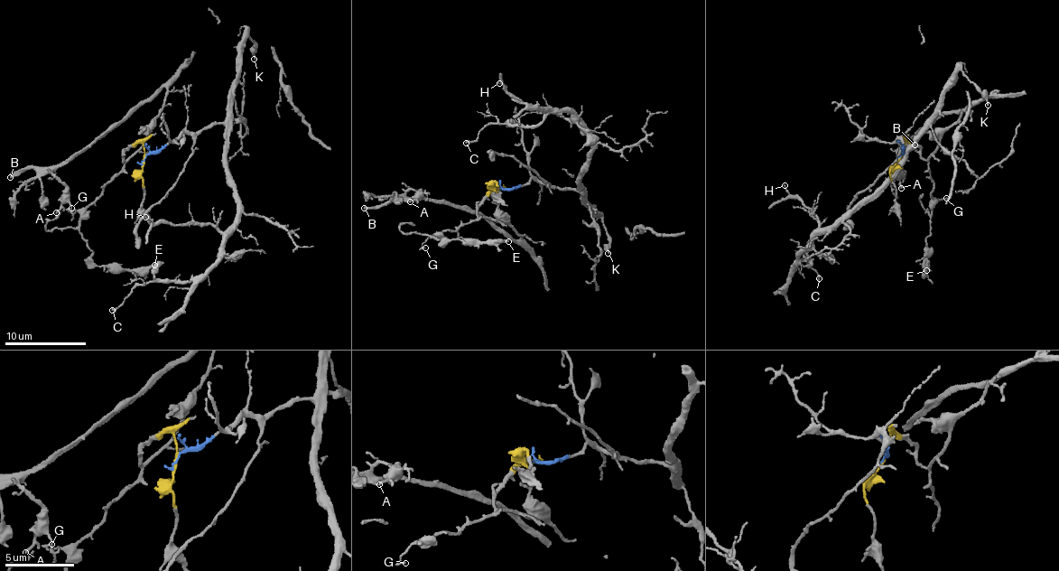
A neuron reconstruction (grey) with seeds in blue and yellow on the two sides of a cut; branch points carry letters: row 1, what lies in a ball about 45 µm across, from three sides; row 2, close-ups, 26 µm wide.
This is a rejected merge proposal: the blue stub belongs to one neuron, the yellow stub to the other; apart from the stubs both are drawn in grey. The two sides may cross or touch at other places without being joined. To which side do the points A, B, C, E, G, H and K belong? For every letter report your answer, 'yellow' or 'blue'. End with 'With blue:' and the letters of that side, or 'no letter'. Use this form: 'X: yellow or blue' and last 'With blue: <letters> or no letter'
A: yellow
B: yellow
C: blue
E: yellow
G: yellow
H: blue
K: blue
With blue: C, H, K

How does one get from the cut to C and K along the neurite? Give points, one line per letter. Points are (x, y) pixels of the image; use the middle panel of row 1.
C: (496, 188), (534, 180), (578, 190), (588, 127), (555, 112), (537, 125), (493, 123), (466, 142)
K: (496, 188), (513, 188), (534, 180), (576, 189), (582, 200), (600, 216), (608, 236), (608, 252)

